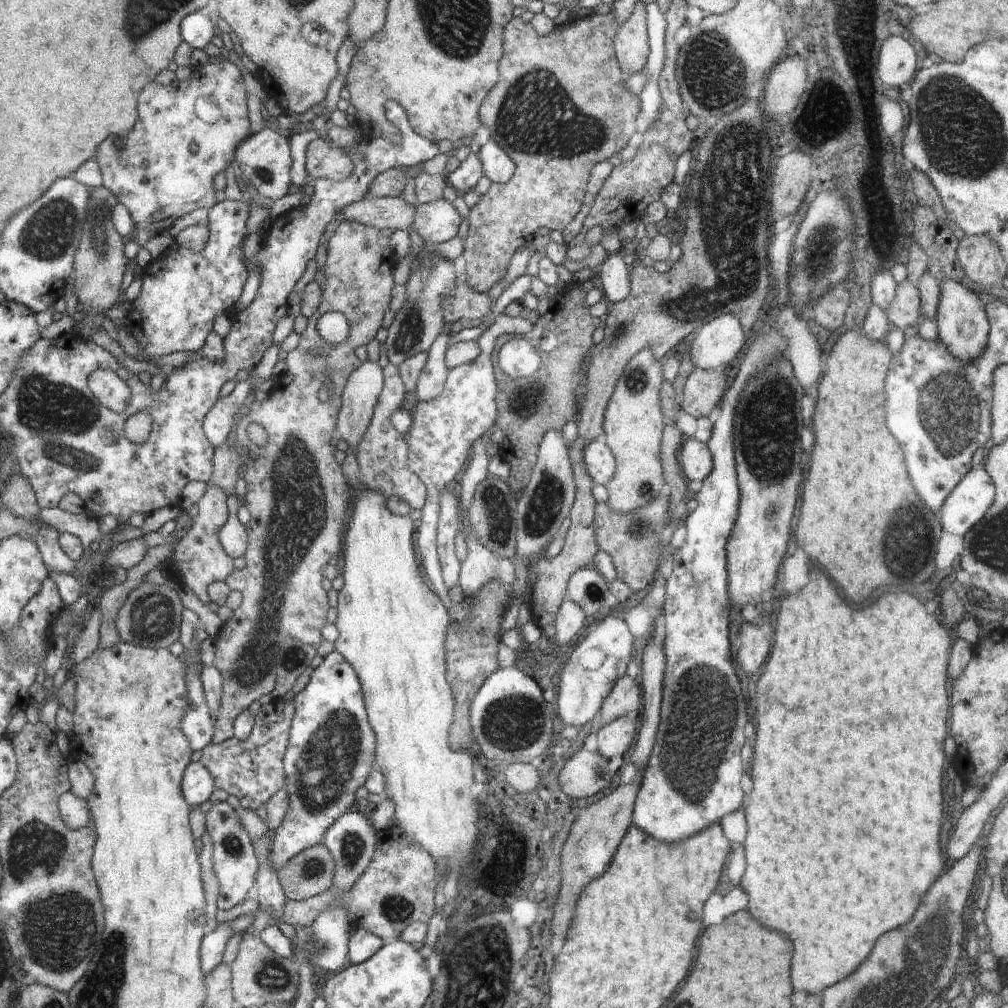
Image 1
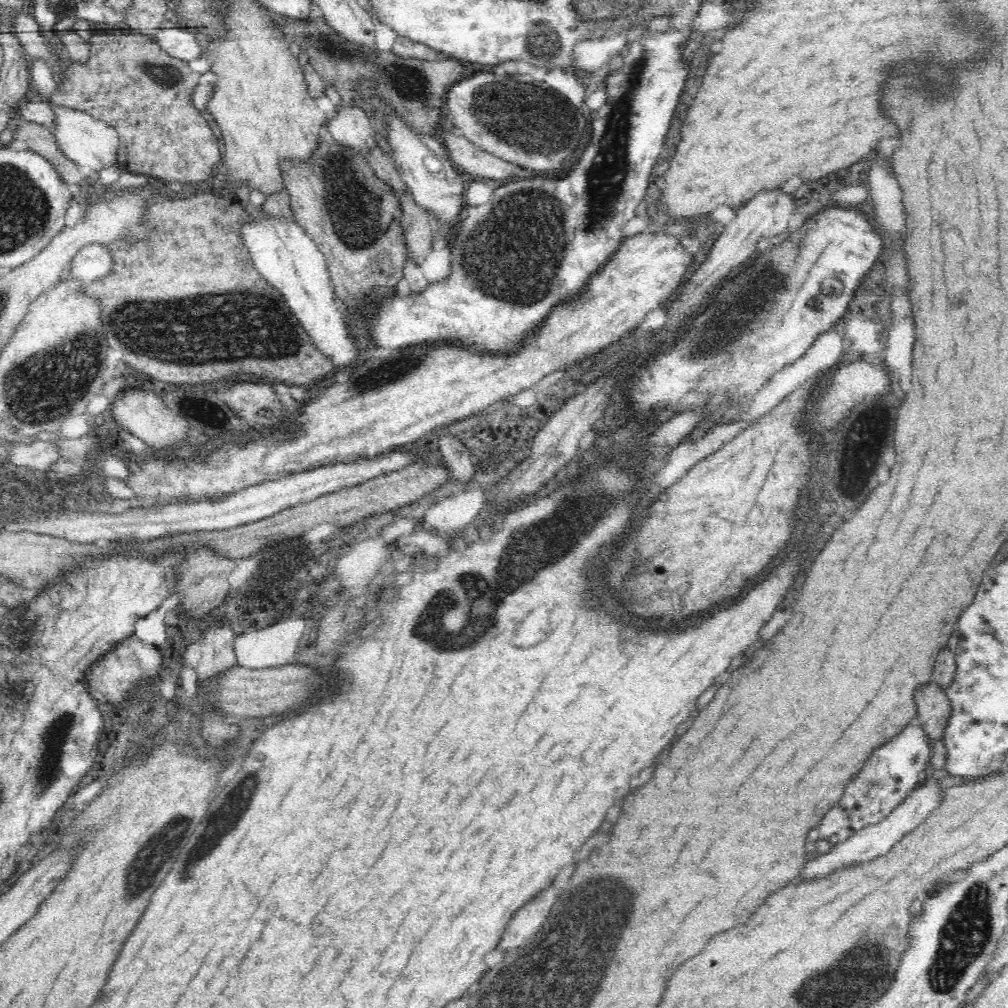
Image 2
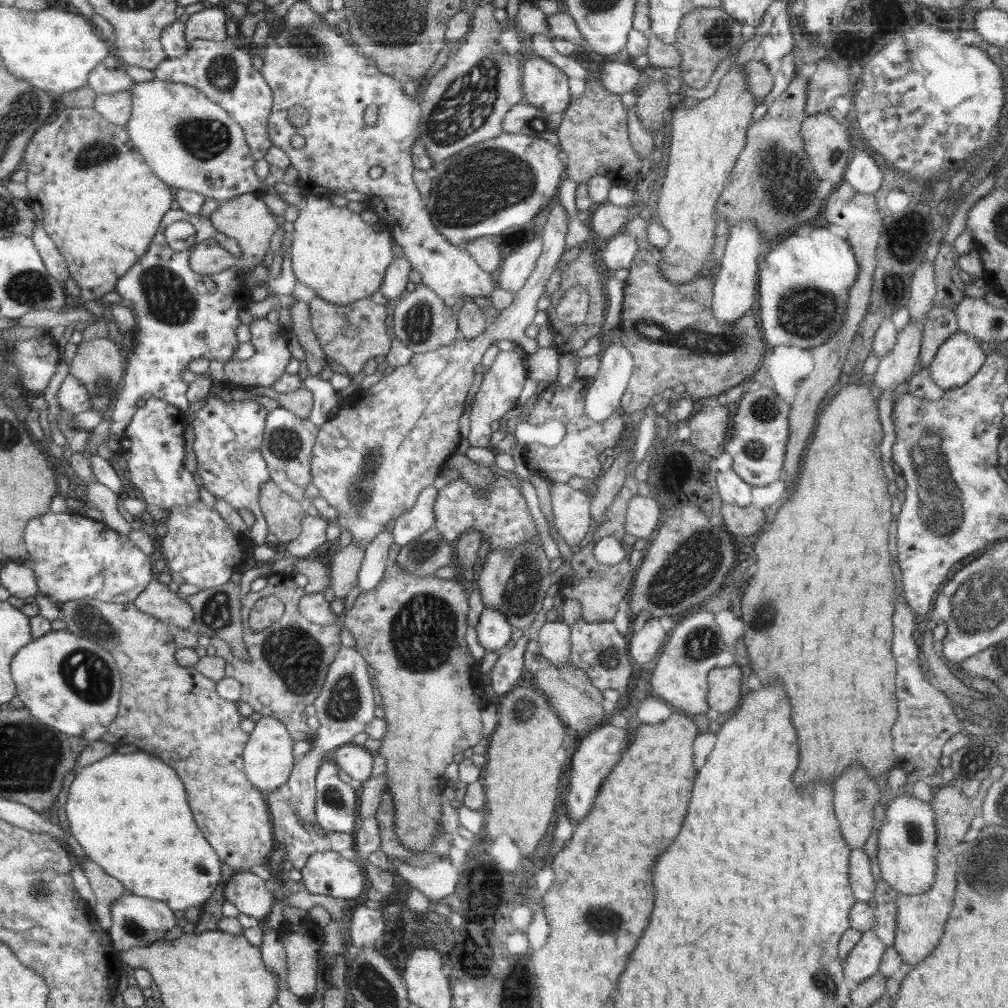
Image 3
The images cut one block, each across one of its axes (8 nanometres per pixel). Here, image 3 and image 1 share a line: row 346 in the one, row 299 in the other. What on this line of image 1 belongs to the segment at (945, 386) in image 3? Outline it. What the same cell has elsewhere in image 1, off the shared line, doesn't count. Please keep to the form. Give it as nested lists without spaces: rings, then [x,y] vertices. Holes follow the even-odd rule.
[[[944,280],[939,284],[940,304],[938,304],[938,316],[936,324],[938,339],[944,342],[946,350],[952,354],[952,358],[960,362],[972,362],[978,356],[982,356],[989,338],[989,322],[985,312],[985,299],[974,289],[965,287],[956,280]]]

